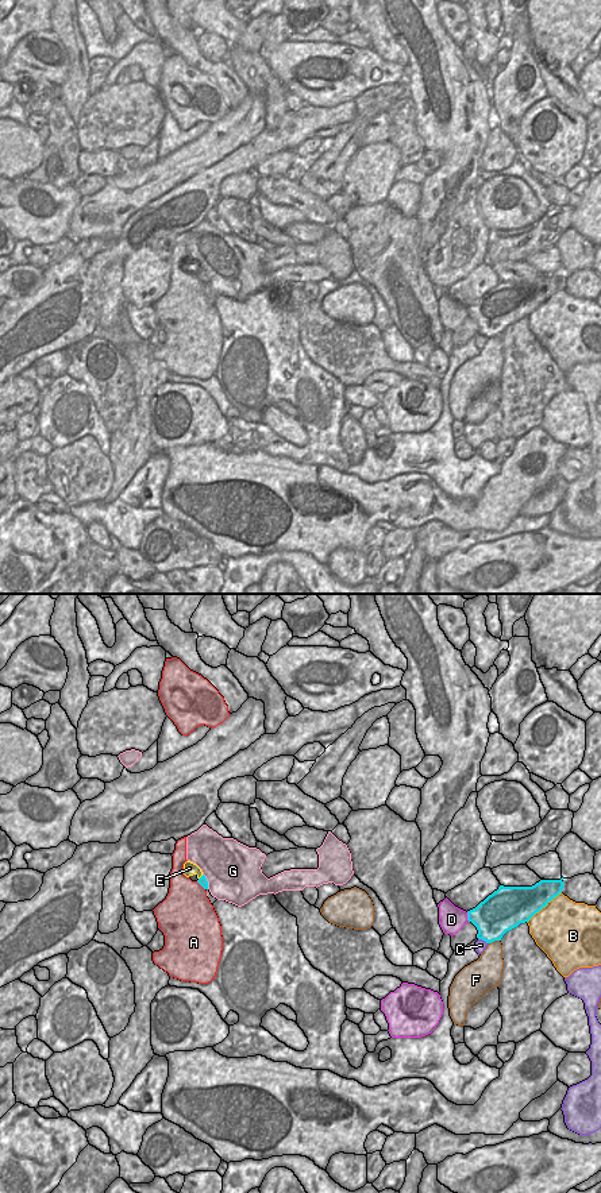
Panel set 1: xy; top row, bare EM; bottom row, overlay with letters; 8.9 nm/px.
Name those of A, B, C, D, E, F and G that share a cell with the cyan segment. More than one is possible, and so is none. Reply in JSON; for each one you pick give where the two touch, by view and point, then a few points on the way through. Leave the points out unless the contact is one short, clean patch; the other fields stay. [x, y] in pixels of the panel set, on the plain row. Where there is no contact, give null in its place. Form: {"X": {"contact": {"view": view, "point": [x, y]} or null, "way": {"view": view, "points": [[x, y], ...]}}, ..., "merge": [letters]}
{"E": {"contact": {"view": "xy", "point": [200, 273]}, "way": {"view": "xy", "points": [[203, 277], [200, 273], [189, 263]]}}, "merge": ["E"]}

